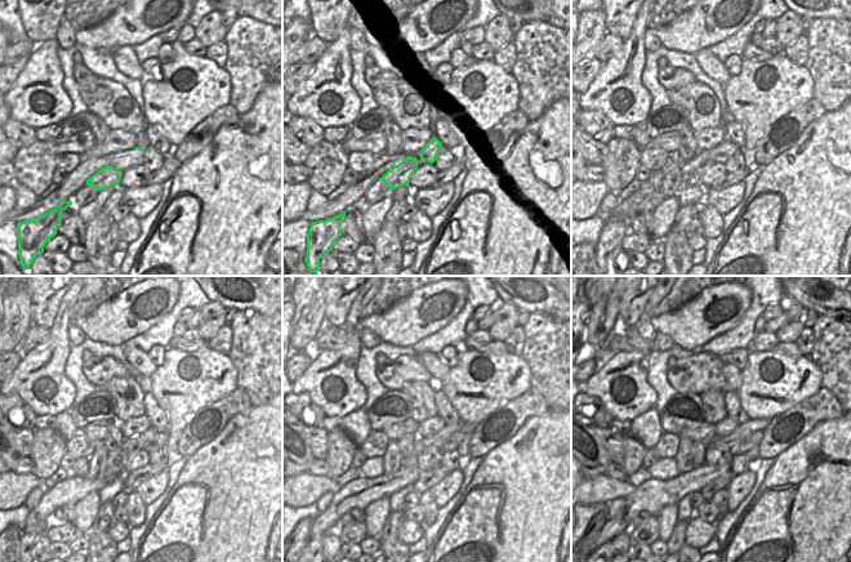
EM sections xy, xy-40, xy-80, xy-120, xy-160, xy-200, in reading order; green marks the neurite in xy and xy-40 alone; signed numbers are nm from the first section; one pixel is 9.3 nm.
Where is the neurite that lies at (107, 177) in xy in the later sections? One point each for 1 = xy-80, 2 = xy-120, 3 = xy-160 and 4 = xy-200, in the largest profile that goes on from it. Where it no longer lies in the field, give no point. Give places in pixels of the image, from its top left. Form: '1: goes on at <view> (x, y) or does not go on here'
1: goes on at xy-80 (691, 172)
2: goes on at xy-120 (116, 462)
3: goes on at xy-160 (446, 435)
4: goes on at xy-200 (753, 426)

